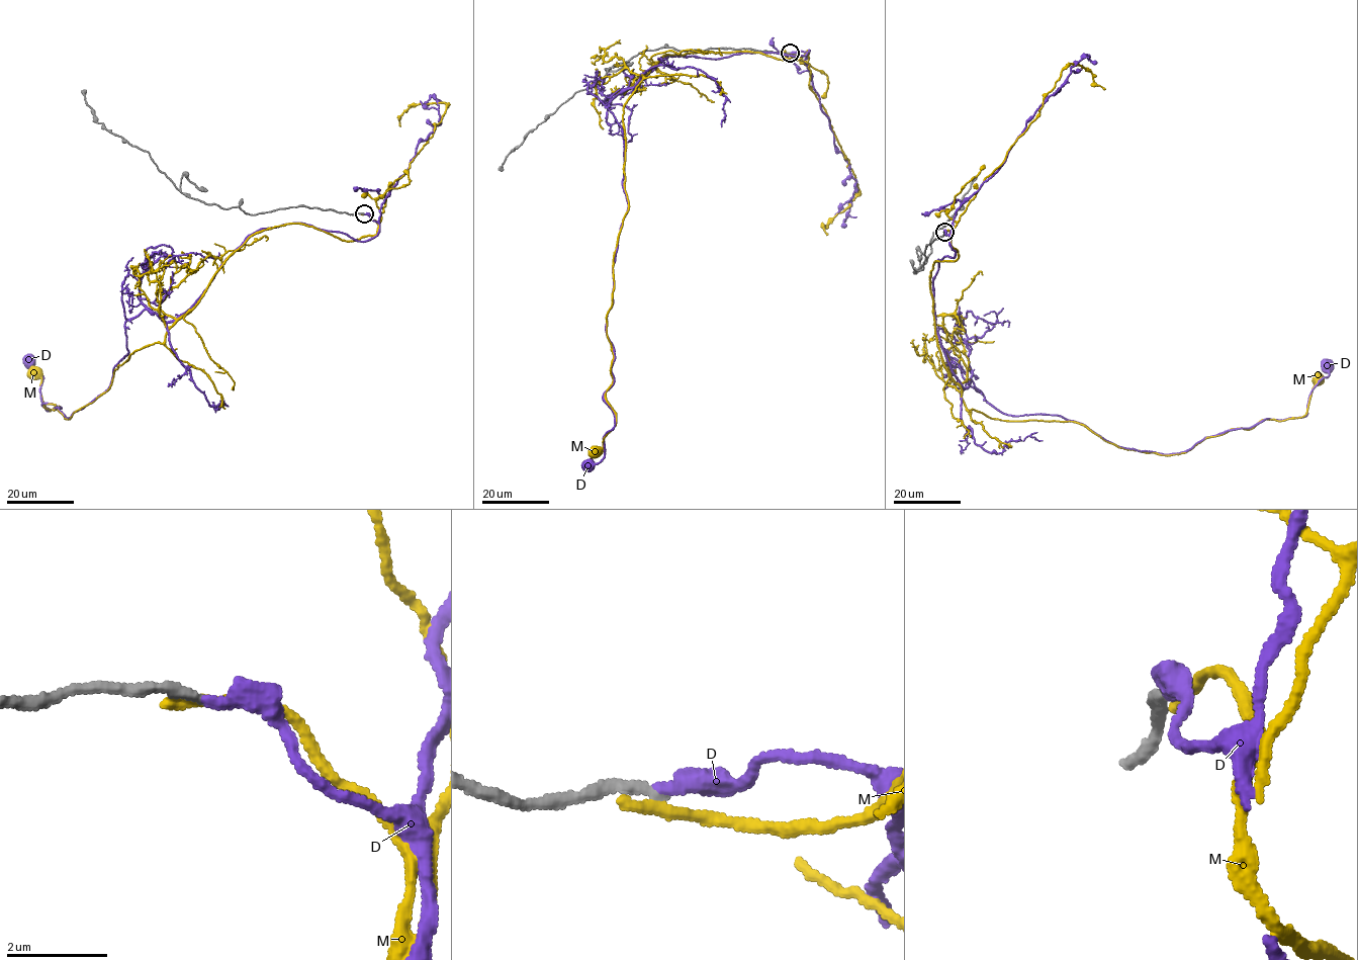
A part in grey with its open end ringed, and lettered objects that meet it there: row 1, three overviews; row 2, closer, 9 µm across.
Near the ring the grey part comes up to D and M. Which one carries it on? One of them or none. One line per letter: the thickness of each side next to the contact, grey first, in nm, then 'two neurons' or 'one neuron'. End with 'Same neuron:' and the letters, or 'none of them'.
D: 220 nm thick on the grey side, 280 nm on the other; one neuron
M: 240 nm thick on the grey side, 280 nm on the other; two neurons
Same neuron: D

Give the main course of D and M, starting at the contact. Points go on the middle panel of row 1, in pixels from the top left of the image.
D: (790, 53), (670, 56), (605, 106), (621, 127), (628, 206), (606, 329), (615, 423), (590, 464)
M: (790, 54), (809, 51), (792, 61), (666, 55), (623, 107), (629, 206), (606, 322), (616, 422), (594, 449)

